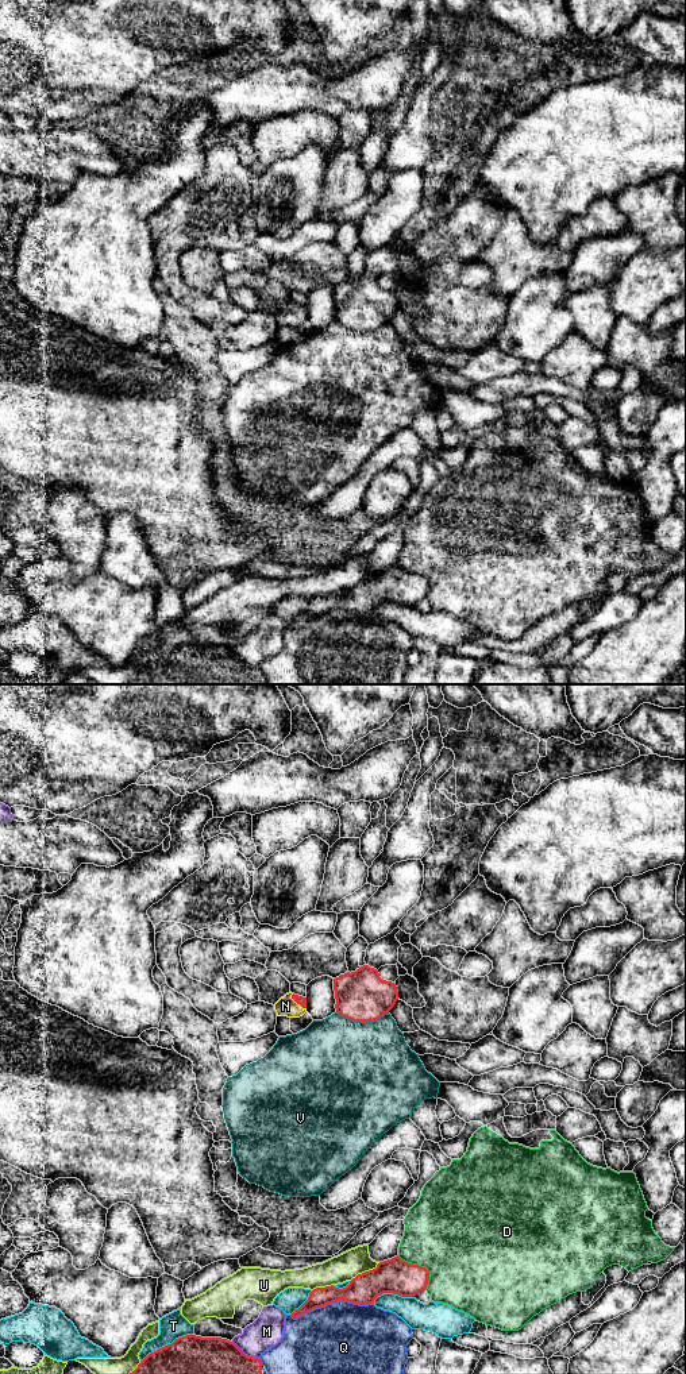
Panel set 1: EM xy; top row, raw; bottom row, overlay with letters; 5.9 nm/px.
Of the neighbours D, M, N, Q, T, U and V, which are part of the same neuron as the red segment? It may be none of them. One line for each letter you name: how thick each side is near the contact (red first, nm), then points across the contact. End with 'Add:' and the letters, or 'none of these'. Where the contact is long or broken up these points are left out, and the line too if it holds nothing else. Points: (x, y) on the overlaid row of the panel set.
N: 50 nm thick on the red side, 110 nm on the other; runs through xy (300, 1000), (297, 1003), (285, 1006)
Add: N

